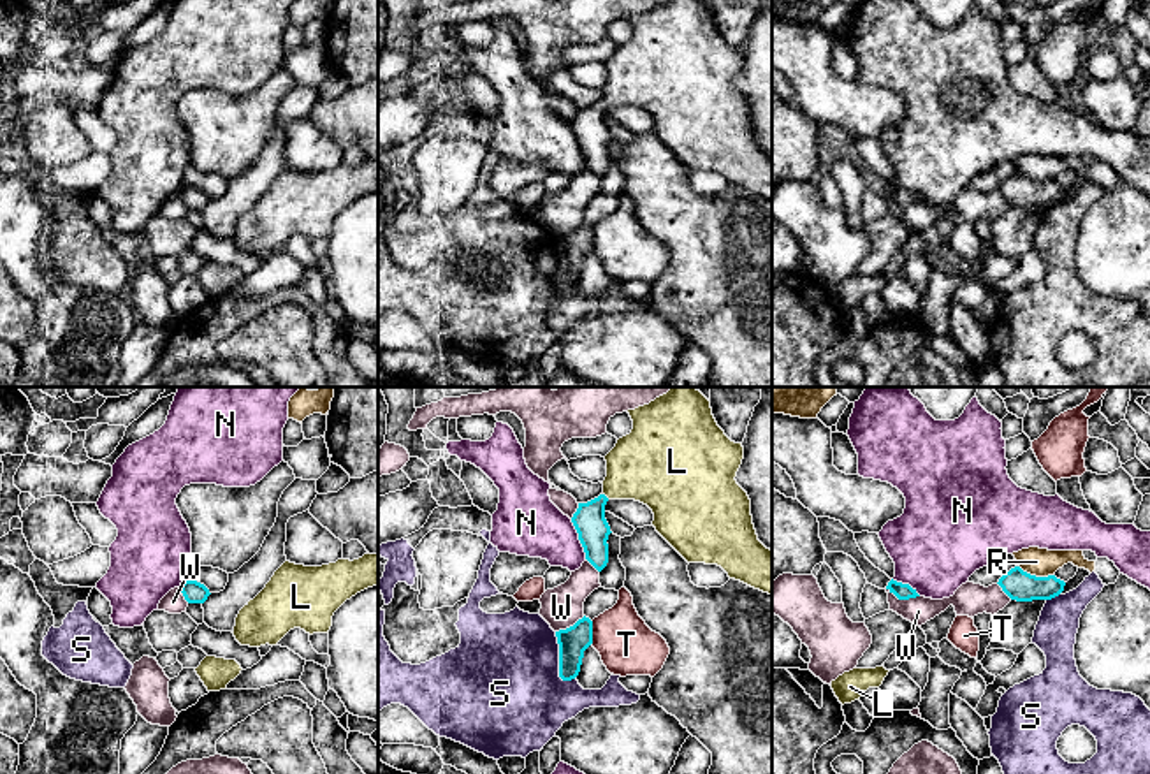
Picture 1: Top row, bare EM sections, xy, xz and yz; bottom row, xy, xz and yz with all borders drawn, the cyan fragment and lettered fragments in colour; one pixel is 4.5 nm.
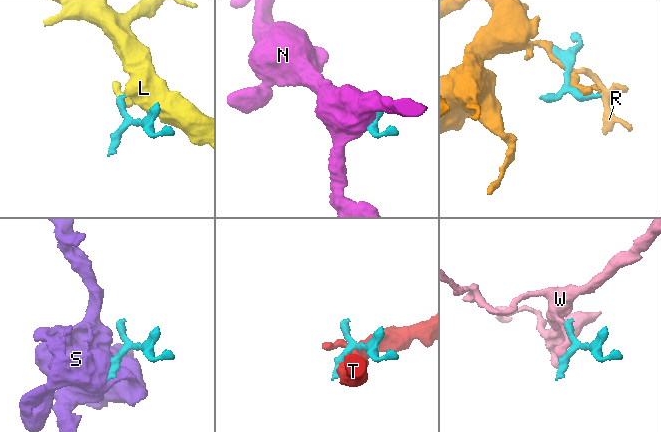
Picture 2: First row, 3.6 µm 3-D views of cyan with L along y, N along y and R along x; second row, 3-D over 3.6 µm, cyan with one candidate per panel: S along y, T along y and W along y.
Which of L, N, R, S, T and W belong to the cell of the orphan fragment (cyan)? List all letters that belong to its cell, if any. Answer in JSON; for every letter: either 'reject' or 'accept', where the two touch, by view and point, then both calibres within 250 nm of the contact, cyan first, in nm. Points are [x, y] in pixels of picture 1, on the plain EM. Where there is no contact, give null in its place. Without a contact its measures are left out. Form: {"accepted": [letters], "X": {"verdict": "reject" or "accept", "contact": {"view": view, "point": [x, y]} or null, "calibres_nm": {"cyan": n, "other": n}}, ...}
{"accepted": ["L"], "L": {"verdict": "accept", "contact": {"view": "xz", "point": [605, 102]}, "calibres_nm": {"cyan": 150, "other": 340}}, "N": {"verdict": "reject", "contact": {"view": "xz", "point": [579, 145]}, "calibres_nm": {"cyan": 150, "other": 300}}, "R": {"verdict": "reject", "contact": {"view": "yz", "point": [1034, 182]}, "calibres_nm": {"cyan": 140, "other": 130}}, "S": {"verdict": "reject", "contact": {"view": "xz", "point": [560, 266]}, "calibres_nm": {"cyan": 140, "other": 480}}, "T": {"verdict": "reject", "contact": {"view": "xz", "point": [591, 238]}, "calibres_nm": {"cyan": 140, "other": 260}}, "W": {"verdict": "reject", "contact": {"view": "yz", "point": [902, 204]}, "calibres_nm": {"cyan": 80, "other": 120}}}

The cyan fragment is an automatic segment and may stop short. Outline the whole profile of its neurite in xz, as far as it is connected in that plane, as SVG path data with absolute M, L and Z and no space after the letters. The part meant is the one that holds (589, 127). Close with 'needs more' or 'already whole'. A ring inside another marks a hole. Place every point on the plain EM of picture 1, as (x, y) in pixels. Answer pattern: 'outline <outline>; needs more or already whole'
outline M663 0L649 11L628 16L633 35L605 62L603 99L579 109L571 128L586 165L601 178L608 169L608 106L647 111L656 137L688 167L721 172L730 185L772 201L772 157L756 141L751 106L735 83L744 65L742 49L731 47L717 32L703 0Z; needs more

